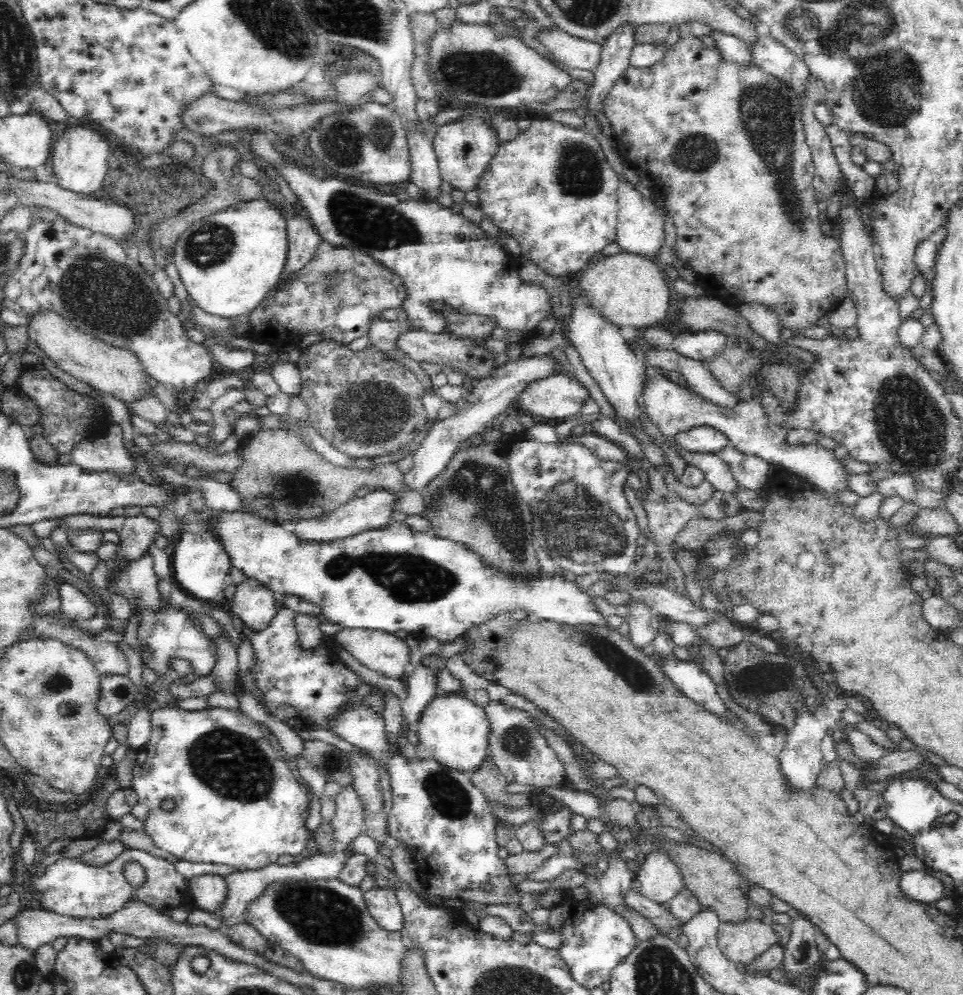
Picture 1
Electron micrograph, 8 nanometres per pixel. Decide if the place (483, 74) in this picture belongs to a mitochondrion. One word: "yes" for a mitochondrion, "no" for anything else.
yes

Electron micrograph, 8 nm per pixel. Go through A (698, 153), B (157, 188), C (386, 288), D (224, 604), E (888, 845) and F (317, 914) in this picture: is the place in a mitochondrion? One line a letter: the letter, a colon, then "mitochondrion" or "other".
A: mitochondrion
B: other
C: other
D: other
E: other
F: mitochondrion

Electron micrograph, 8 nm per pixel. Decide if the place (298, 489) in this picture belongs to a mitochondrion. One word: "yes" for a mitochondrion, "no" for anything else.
yes

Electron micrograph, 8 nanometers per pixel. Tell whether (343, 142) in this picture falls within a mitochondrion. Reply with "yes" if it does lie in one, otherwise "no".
yes

